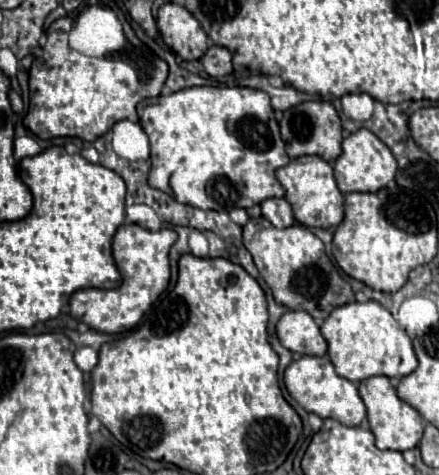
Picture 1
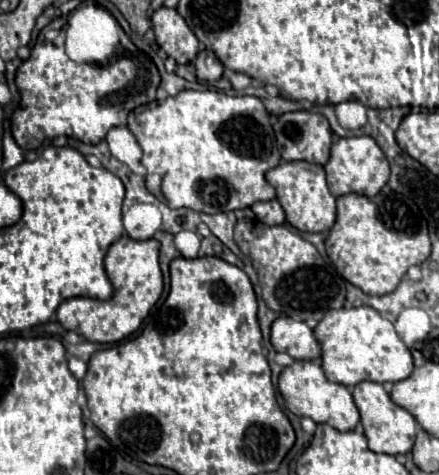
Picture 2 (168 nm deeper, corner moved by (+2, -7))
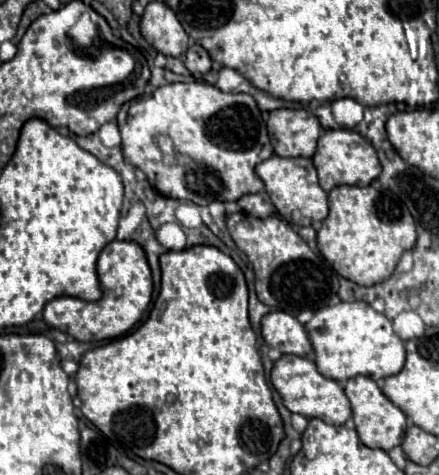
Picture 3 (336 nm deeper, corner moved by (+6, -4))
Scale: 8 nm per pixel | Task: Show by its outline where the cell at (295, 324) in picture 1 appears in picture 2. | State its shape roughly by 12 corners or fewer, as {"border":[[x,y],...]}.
{"border":[[282,316],[272,346],[294,360],[320,360],[306,322]]}

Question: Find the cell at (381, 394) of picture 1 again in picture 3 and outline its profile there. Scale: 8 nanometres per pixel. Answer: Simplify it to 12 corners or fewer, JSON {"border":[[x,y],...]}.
{"border":[[374,379],[346,381],[360,441],[402,443],[406,415]]}

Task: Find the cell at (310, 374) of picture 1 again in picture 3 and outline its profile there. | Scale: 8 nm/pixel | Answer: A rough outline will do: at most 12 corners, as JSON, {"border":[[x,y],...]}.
{"border":[[282,355],[270,381],[284,407],[344,425],[342,385],[306,357]]}

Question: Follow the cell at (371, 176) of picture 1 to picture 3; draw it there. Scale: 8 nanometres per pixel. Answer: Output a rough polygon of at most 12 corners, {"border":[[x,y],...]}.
{"border":[[324,131],[312,163],[320,187],[364,187],[380,175],[370,141]]}

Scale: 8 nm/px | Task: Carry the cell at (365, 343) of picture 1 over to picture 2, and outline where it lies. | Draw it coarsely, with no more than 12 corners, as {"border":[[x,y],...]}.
{"border":[[370,306],[314,328],[332,382],[398,382],[414,370],[394,324]]}

